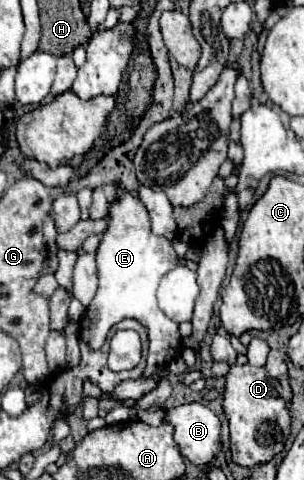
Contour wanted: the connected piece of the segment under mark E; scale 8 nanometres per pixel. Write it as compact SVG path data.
M117 188L117 200L109 206L109 226L103 232L101 244L97 248L97 268L99 268L99 290L81 320L81 340L85 340L93 350L97 350L113 324L135 318L149 328L149 356L145 374L153 374L157 368L167 366L181 348L181 334L177 322L165 318L157 306L157 286L161 276L177 266L177 254L171 242L163 236L151 232L149 216L139 196Z

